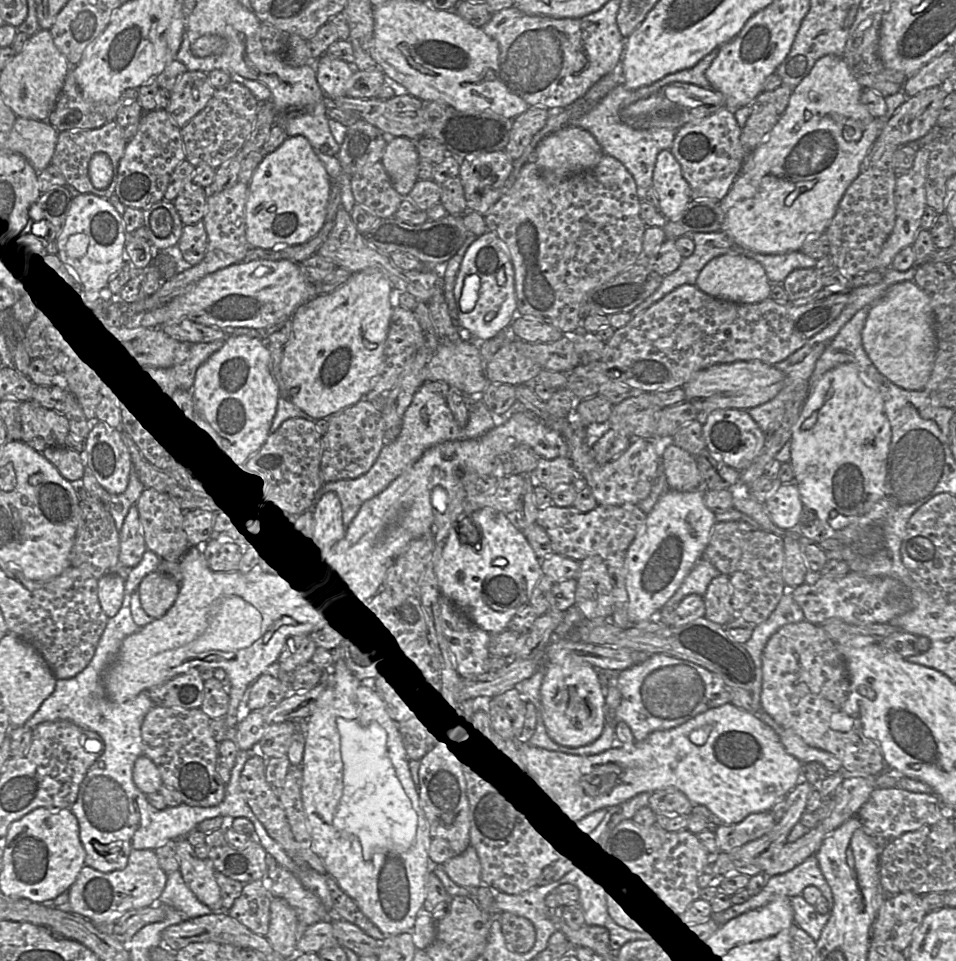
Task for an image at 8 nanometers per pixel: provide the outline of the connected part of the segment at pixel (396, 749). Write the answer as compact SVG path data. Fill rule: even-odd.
M338 658L330 670L331 680L328 681L326 689L316 701L313 713L306 721L299 723L299 730L302 730L306 737L302 760L302 800L312 837L312 850L323 862L326 873L333 877L341 890L356 903L361 912L381 932L388 936L399 935L413 928L418 911L422 908L427 896L427 881L433 866L428 856L429 824L420 805L418 789L412 779L409 759L398 730L398 724L389 716L379 696L350 672L342 658Z

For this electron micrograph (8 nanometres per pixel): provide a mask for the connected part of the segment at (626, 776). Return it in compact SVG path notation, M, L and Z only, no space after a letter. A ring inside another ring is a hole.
M731 703L700 713L675 728L652 732L642 741L635 741L632 744L616 743L612 748L600 754L577 756L549 751L543 748L530 746L527 743L517 743L517 753L524 767L527 780L531 786L539 796L545 799L557 811L568 826L598 809L610 808L618 805L642 792L653 793L670 787L683 792L693 805L702 805L708 808L719 819L721 824L736 824L744 820L749 814L770 811L778 801L786 799L788 793L800 783L802 779L802 765L806 764L801 763L785 750L779 736L770 726L759 720L753 713L738 708Z

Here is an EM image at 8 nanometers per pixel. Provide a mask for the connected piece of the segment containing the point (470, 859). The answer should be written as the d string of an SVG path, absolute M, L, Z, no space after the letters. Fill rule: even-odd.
M471 845L467 849L449 860L442 869L459 886L464 888L478 888L481 881L481 864L475 848Z

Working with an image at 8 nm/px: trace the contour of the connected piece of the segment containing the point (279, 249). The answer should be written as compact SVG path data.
M326 221L320 231L309 241L300 245L278 244L272 249L250 247L242 262L250 262L258 259L264 260L289 260L300 263L315 254L318 248L328 237L334 222Z

